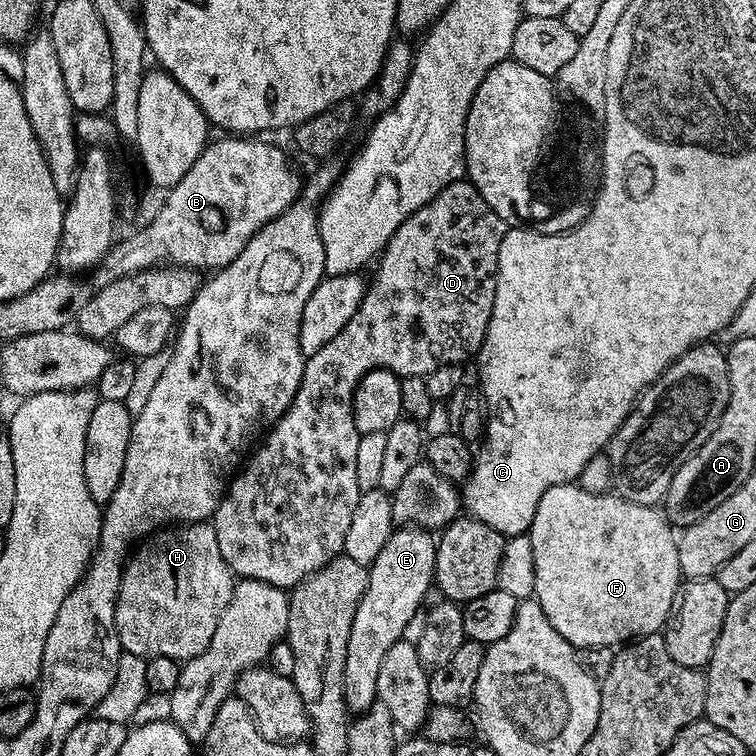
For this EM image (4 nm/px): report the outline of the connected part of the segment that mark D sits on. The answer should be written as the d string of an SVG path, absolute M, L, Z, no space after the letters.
M467 178L455 180L453 184L446 186L430 202L426 202L426 206L414 210L414 214L410 214L410 218L406 218L406 222L402 222L402 226L398 226L398 230L394 230L390 242L375 261L376 273L373 274L372 280L370 276L367 281L362 302L358 306L358 310L354 310L354 318L350 318L350 322L346 322L346 326L342 326L342 334L338 334L338 338L334 338L334 342L326 342L326 346L322 346L322 350L318 350L318 354L305 359L302 382L298 386L298 394L294 394L295 402L284 411L284 417L276 421L267 435L263 437L264 445L260 449L257 447L247 457L243 467L235 473L234 479L228 485L228 491L220 500L220 505L216 507L216 513L210 517L212 529L218 534L218 550L222 550L222 558L226 558L233 574L245 580L257 580L266 582L275 588L291 590L310 574L314 574L319 568L332 561L334 557L343 553L346 534L350 531L350 522L354 515L354 506L358 506L358 498L361 494L358 478L354 474L356 451L358 451L361 434L354 426L354 414L352 413L352 395L358 382L367 372L372 372L375 368L385 368L401 378L406 376L425 377L434 370L438 370L438 366L463 365L464 360L470 359L471 356L473 359L479 353L482 342L486 338L486 326L490 326L490 314L494 310L498 246L502 246L505 231L504 220L498 218L498 214L494 214L494 210L490 210L486 198L482 198L482 194L478 194L476 187Z

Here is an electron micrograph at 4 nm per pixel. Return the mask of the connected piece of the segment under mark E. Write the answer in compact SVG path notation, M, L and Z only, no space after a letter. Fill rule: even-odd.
M400 526L393 531L392 537L382 546L382 554L374 558L374 562L368 568L368 581L366 582L366 594L362 594L362 602L358 602L358 610L354 610L354 626L350 626L350 642L346 642L346 670L344 671L344 697L349 713L359 714L366 711L372 704L377 703L378 694L378 673L382 667L382 661L386 659L386 654L394 642L405 639L408 627L412 624L412 619L416 616L416 611L420 608L420 603L428 596L428 591L433 591L436 578L436 545L437 537L427 528L414 528L411 526Z

